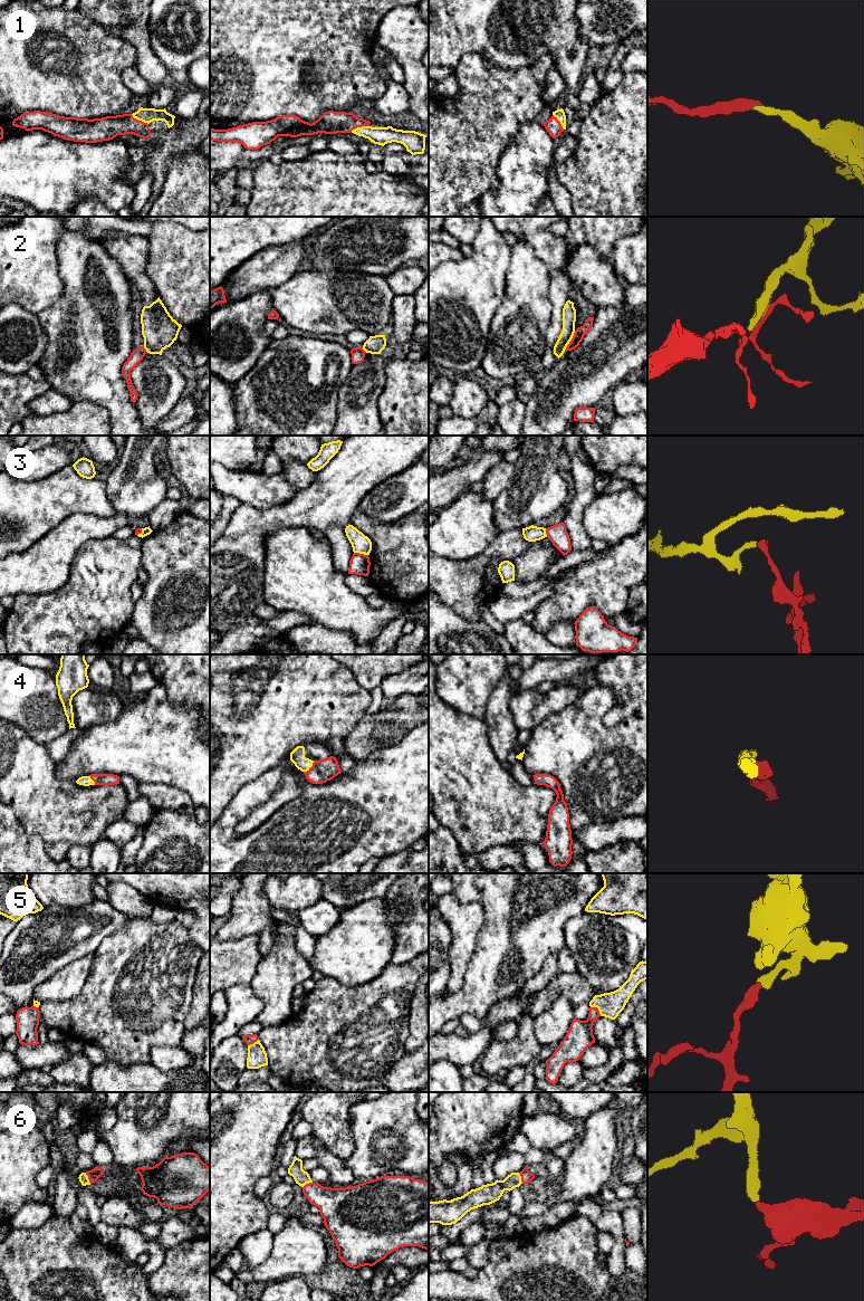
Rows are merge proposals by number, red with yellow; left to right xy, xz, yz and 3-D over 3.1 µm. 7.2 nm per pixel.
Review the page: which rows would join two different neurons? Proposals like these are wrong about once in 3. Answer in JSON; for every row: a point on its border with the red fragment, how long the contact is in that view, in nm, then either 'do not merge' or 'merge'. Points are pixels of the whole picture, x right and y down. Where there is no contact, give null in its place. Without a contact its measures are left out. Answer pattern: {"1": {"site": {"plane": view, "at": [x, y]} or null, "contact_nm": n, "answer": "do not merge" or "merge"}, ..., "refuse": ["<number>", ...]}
{"1": {"site": {"plane": "xy", "at": [140, 121]}, "contact_nm": 150, "answer": "merge"}, "2": {"site": {"plane": "yz", "at": [569, 342]}, "contact_nm": 180, "answer": "do not merge"}, "3": {"site": {"plane": "xz", "at": [361, 554]}, "contact_nm": 110, "answer": "do not merge"}, "4": {"site": {"plane": "xz", "at": [310, 767]}, "contact_nm": 120, "answer": "merge"}, "5": {"site": {"plane": "yz", "at": [597, 1008]}, "contact_nm": 100, "answer": "merge"}, "6": {"site": {"plane": "xy", "at": [88, 1178]}, "contact_nm": 90, "answer": "merge"}, "refuse": ["2", "3"]}

